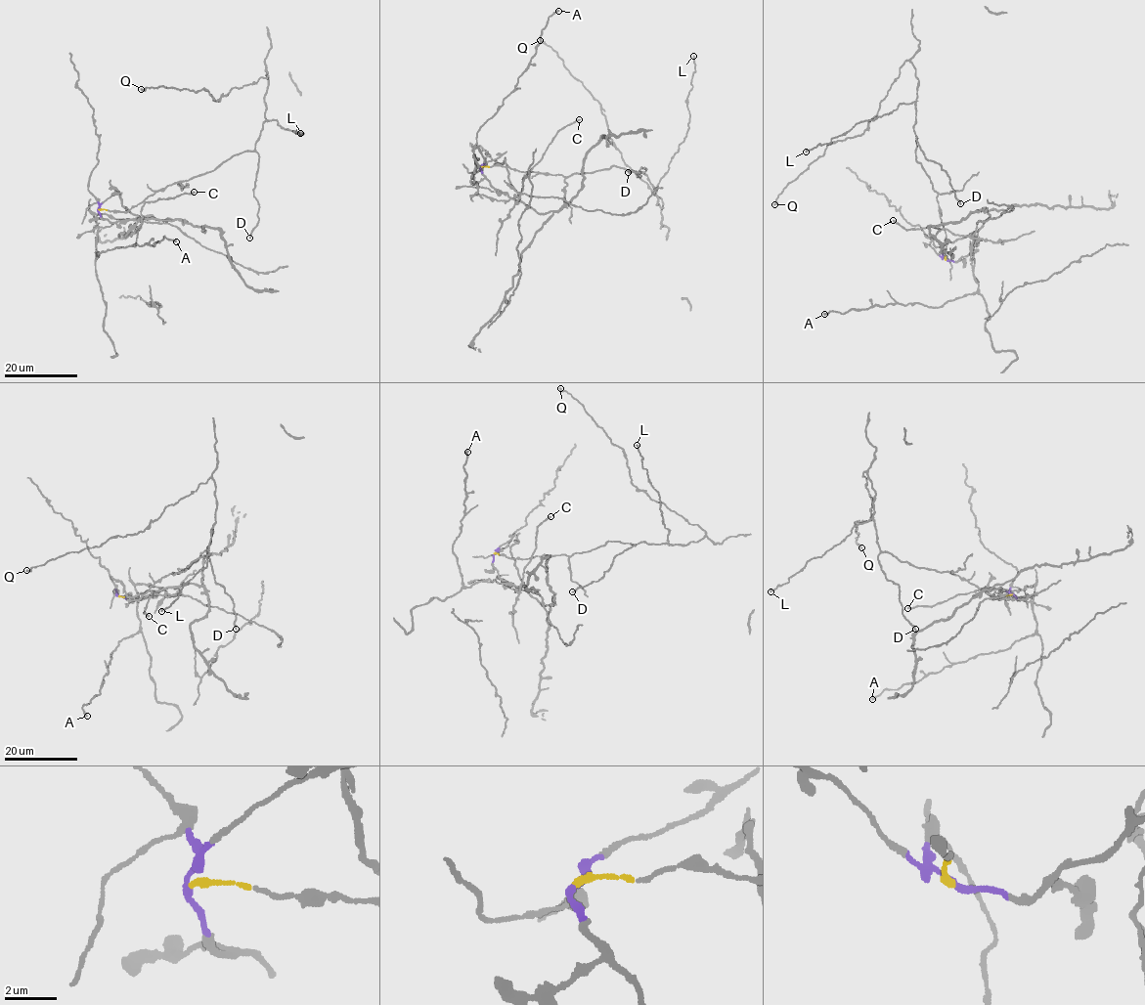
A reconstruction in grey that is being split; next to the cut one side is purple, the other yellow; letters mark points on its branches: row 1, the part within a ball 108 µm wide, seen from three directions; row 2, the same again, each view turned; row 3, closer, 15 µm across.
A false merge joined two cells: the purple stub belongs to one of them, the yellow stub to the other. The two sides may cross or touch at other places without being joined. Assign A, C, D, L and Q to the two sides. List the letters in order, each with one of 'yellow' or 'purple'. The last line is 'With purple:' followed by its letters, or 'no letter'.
A: purple
C: purple
D: yellow
L: yellow
Q: yellow
With purple: A, C

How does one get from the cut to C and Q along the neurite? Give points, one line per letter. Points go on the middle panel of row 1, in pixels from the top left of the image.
C: (480, 168), (491, 185), (515, 197), (522, 187), (522, 177), (541, 159), (558, 132), (580, 119)
Q: (480, 168), (570, 176), (614, 165), (645, 175), (663, 206), (625, 163), (601, 106), (540, 40)

